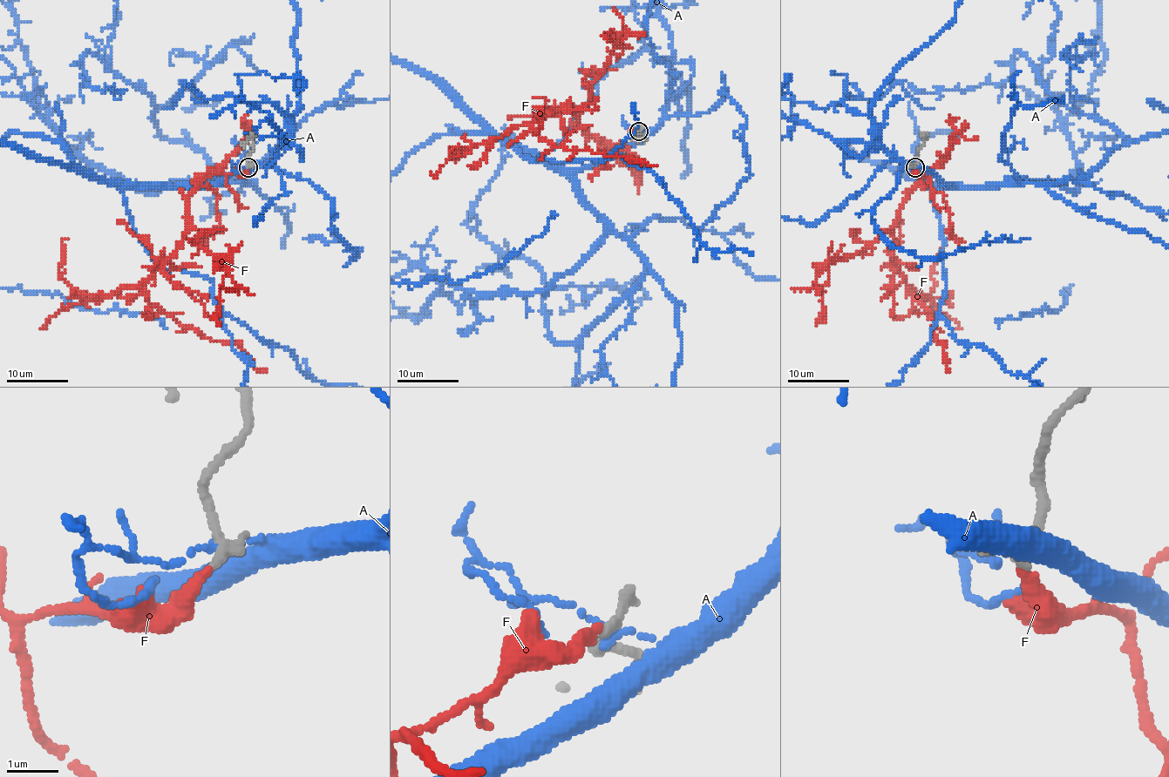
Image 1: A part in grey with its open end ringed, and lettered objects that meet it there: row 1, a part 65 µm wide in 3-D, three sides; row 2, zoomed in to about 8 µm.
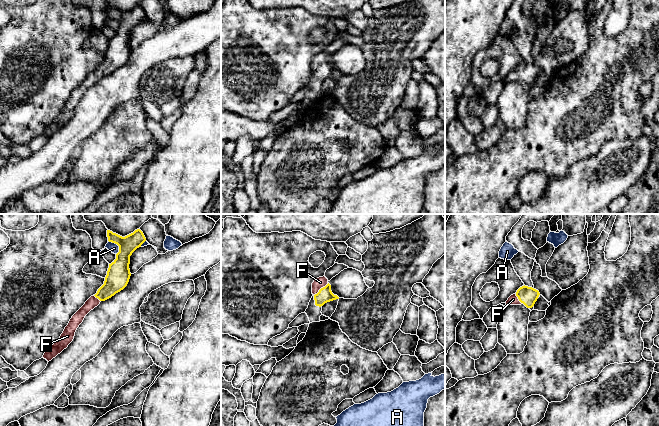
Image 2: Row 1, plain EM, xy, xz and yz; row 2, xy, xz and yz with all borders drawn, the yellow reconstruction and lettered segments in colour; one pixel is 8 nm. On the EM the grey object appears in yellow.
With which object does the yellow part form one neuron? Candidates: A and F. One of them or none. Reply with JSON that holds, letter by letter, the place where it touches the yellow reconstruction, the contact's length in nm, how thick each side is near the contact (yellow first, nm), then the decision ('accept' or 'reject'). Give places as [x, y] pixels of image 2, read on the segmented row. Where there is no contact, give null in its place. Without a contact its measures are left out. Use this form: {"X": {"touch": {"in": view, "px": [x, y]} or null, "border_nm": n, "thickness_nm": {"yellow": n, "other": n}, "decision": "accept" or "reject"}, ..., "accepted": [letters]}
{"A": {"touch": {"in": "xy", "px": [117, 244]}, "border_nm": 140, "thickness_nm": {"yellow": 190, "other": 80}, "decision": "reject"}, "F": {"touch": {"in": "xz", "px": [321, 288]}, "border_nm": 160, "thickness_nm": {"yellow": 120, "other": 90}, "decision": "accept"}, "accepted": ["F"]}

